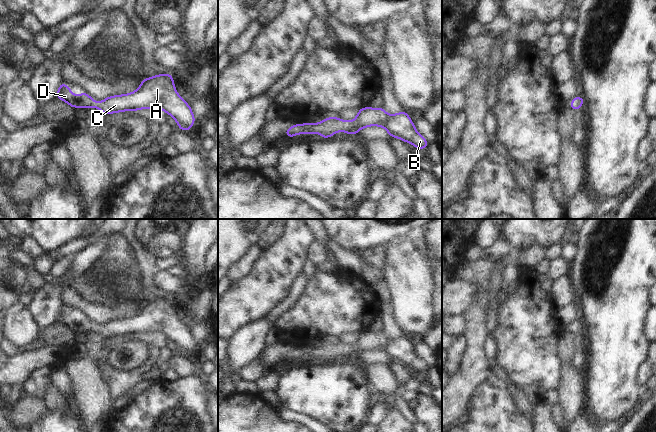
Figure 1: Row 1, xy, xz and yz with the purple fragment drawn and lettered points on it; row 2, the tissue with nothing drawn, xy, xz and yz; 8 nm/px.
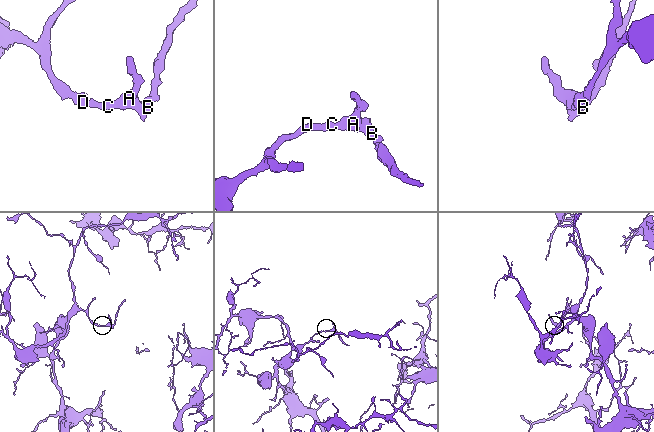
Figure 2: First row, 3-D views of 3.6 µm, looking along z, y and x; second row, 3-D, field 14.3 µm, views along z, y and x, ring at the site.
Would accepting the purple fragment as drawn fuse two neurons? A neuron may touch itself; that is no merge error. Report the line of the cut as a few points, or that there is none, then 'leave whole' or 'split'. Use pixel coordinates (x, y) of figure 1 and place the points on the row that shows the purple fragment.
no cut | leave whole

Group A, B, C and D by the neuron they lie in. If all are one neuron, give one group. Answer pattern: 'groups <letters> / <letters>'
groups A B C D

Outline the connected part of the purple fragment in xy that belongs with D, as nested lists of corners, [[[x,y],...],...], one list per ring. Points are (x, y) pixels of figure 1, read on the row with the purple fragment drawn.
[[[168,73],[143,79],[140,87],[133,93],[110,96],[97,103],[84,91],[80,97],[78,94],[72,95],[71,88],[66,83],[60,84],[56,97],[72,108],[94,107],[104,114],[145,108],[162,109],[176,120],[182,131],[188,131],[196,121],[191,107],[178,95],[173,76]]]

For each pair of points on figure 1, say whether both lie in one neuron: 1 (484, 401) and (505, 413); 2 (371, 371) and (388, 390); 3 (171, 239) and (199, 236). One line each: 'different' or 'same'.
1: same
2: same
3: different

